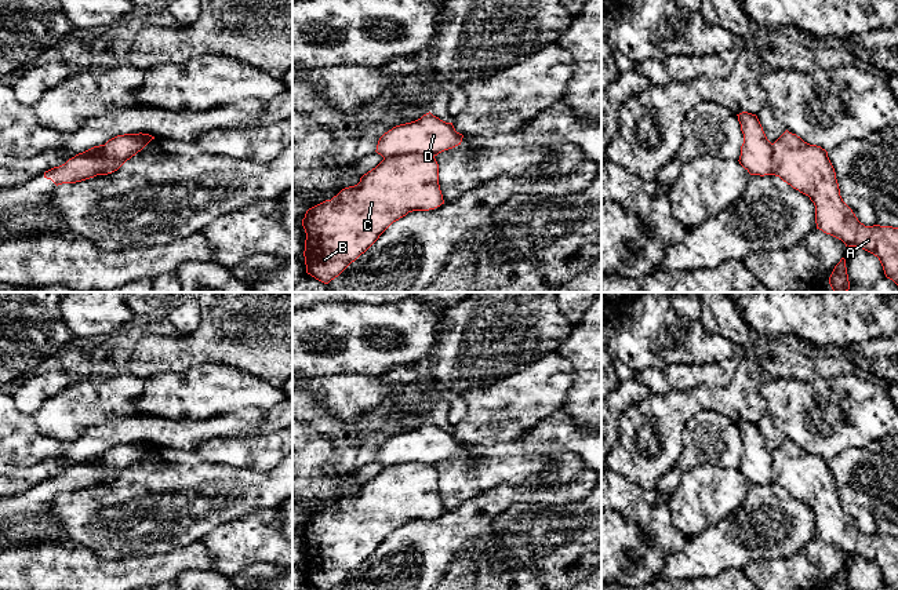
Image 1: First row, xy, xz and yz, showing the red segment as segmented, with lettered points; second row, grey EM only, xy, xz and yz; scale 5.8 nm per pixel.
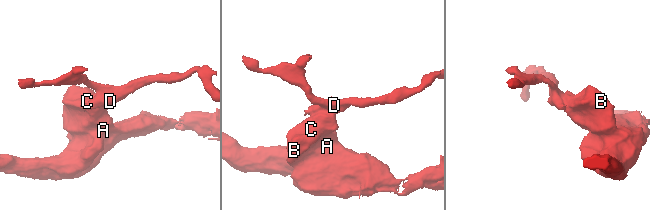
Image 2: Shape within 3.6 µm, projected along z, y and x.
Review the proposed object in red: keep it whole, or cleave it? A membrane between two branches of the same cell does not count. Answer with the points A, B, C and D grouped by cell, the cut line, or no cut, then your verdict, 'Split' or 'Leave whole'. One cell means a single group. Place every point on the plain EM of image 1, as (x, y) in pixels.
Groups: A B C / D. Split along xz (433, 465), (402, 462), (384, 468). Split

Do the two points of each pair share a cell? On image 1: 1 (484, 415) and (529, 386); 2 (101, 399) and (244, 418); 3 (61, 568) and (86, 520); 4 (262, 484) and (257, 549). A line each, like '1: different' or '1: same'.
1: same
2: different
3: different
4: different

